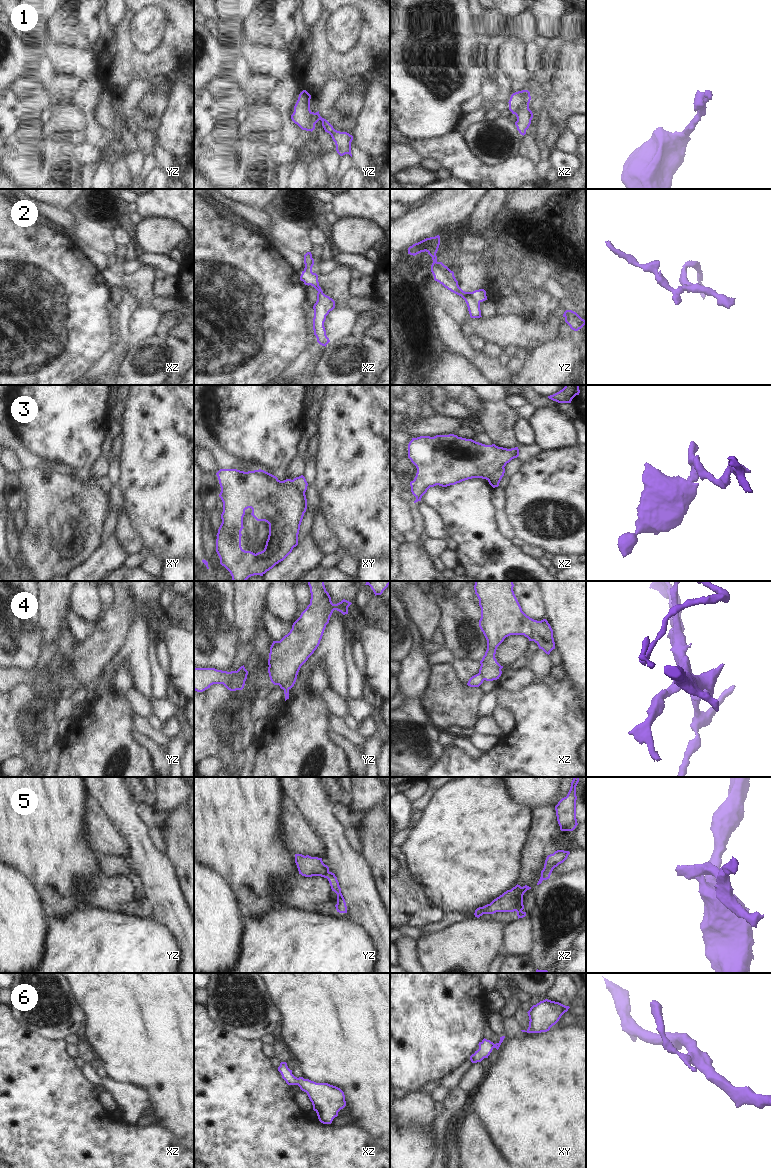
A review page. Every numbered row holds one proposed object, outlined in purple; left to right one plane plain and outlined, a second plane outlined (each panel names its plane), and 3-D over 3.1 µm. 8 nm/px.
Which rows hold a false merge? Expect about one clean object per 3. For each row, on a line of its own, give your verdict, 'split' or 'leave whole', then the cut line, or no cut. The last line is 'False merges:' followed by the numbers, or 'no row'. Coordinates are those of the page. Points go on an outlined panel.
1: leave whole; no cut
2: split; cut in yz along (471, 292), (471, 295), (479, 302)
3: split; cut in xz along (503, 467), (496, 470), (486, 479)
4: split; cut in yz along (296, 675), (281, 688)
5: split; cut in yz along (329, 872), (326, 877)
6: leave whole; no cut
False merges: 2, 3, 4, 5

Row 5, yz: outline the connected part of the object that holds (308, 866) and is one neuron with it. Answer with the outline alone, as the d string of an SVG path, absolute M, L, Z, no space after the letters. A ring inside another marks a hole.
M295 854L295 863L299 874L305 877L321 876L327 878L329 874L329 867L323 863L322 858Z

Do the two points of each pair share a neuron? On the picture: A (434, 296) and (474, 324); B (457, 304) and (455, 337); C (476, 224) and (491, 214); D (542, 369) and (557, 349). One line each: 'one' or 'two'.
A: two
B: two
C: one
D: one

